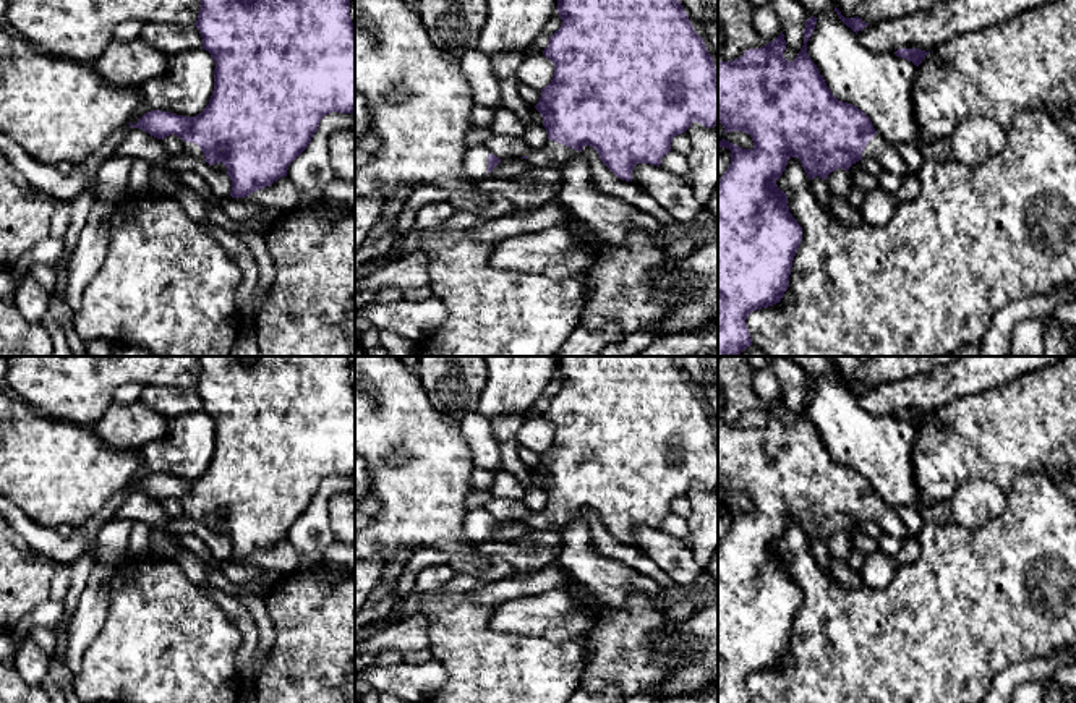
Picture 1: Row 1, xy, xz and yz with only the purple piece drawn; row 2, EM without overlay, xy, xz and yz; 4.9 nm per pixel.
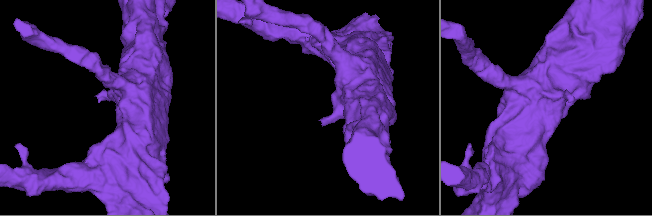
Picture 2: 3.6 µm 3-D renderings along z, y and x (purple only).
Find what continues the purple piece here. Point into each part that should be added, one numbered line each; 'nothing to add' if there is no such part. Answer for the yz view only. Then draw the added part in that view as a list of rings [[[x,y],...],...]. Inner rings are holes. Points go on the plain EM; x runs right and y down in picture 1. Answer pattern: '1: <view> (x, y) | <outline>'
1: yz (879, 512) | [[[878,496],[869,504],[862,513],[862,520],[877,523],[883,533],[896,536],[903,543],[911,538],[896,510],[885,504]]]

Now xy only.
1: xy (192, 512) | [[[183,504],[183,515],[191,520],[206,522],[201,510],[194,505]]]

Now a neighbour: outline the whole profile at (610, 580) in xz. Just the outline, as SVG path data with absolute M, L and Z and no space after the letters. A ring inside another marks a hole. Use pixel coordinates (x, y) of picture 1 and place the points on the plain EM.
M583 515L559 530L557 535L562 543L557 562L603 604L622 607L630 594L664 596L653 578L621 560L601 556L591 544L590 525Z

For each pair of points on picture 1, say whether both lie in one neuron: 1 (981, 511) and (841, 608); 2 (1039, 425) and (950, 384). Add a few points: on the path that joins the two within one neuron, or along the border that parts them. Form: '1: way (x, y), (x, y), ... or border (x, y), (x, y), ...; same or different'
1: border (997, 515), (977, 528), (964, 528), (952, 520); different
2: border (1008, 381), (961, 396), (939, 410); different

